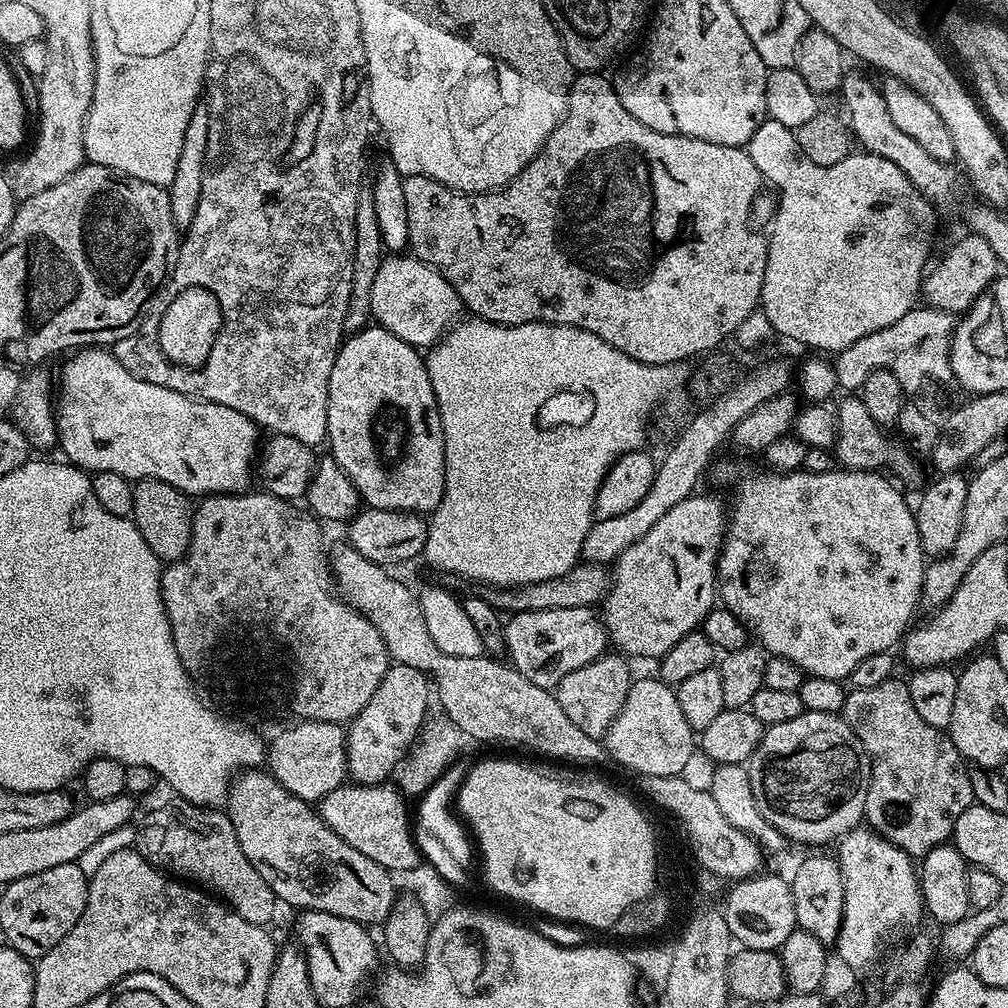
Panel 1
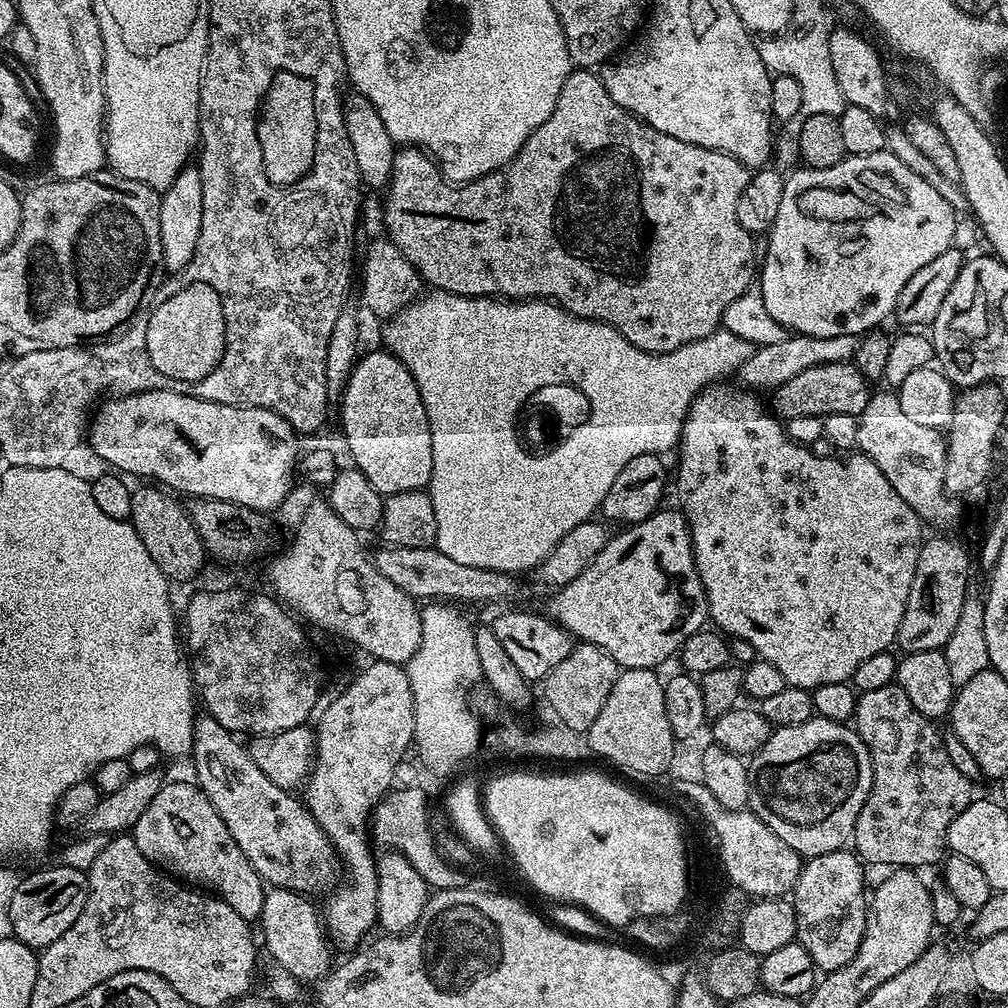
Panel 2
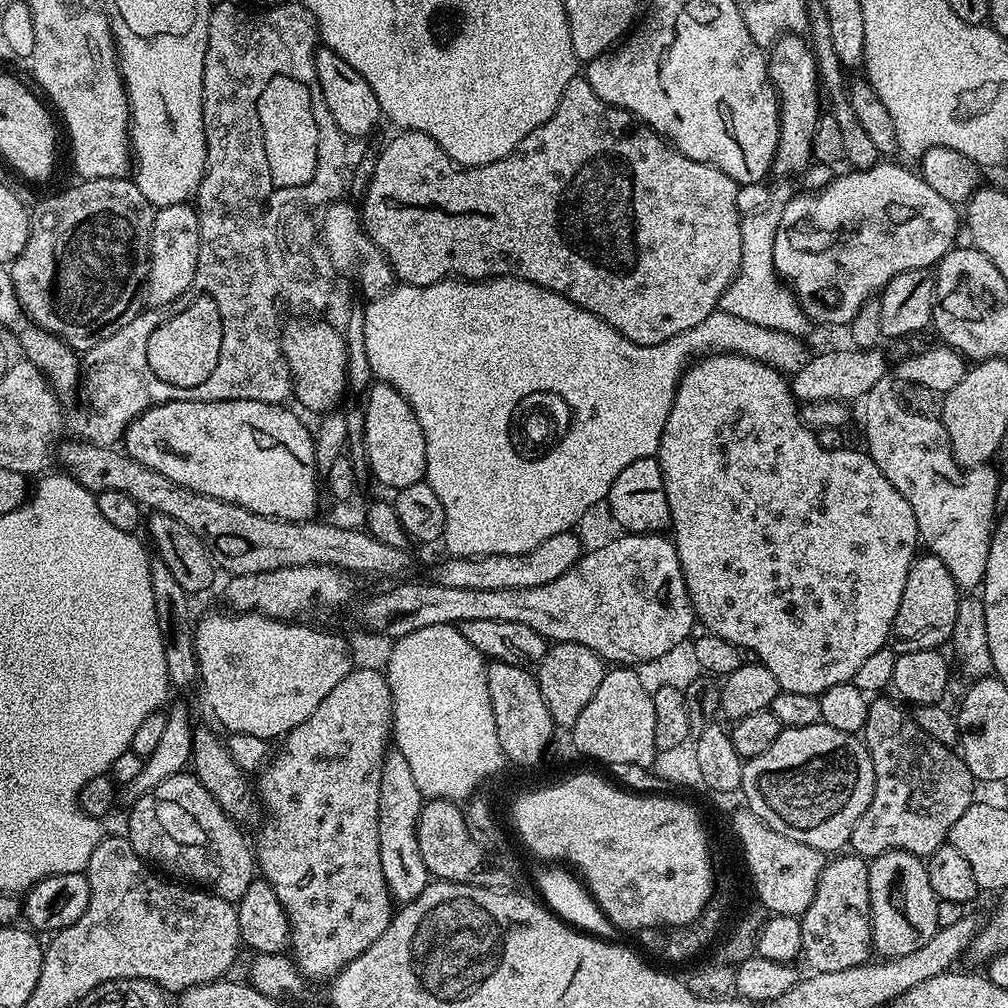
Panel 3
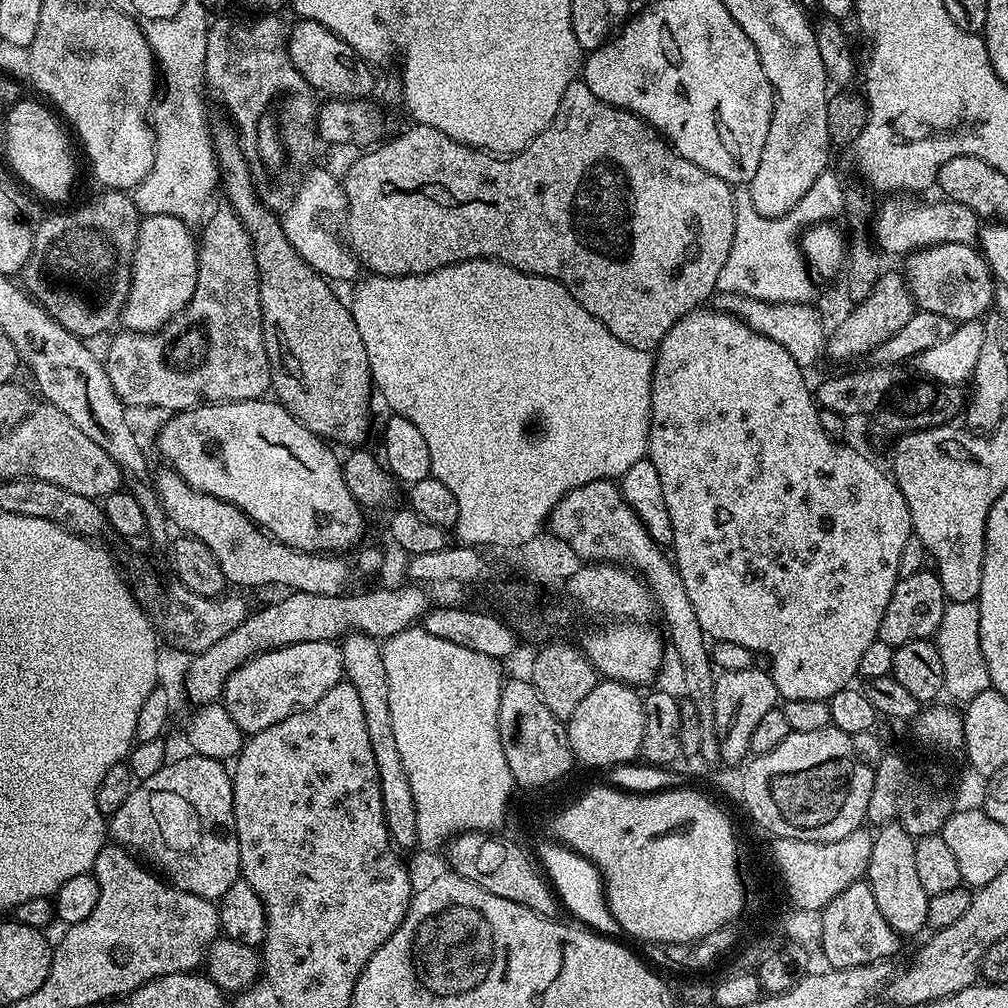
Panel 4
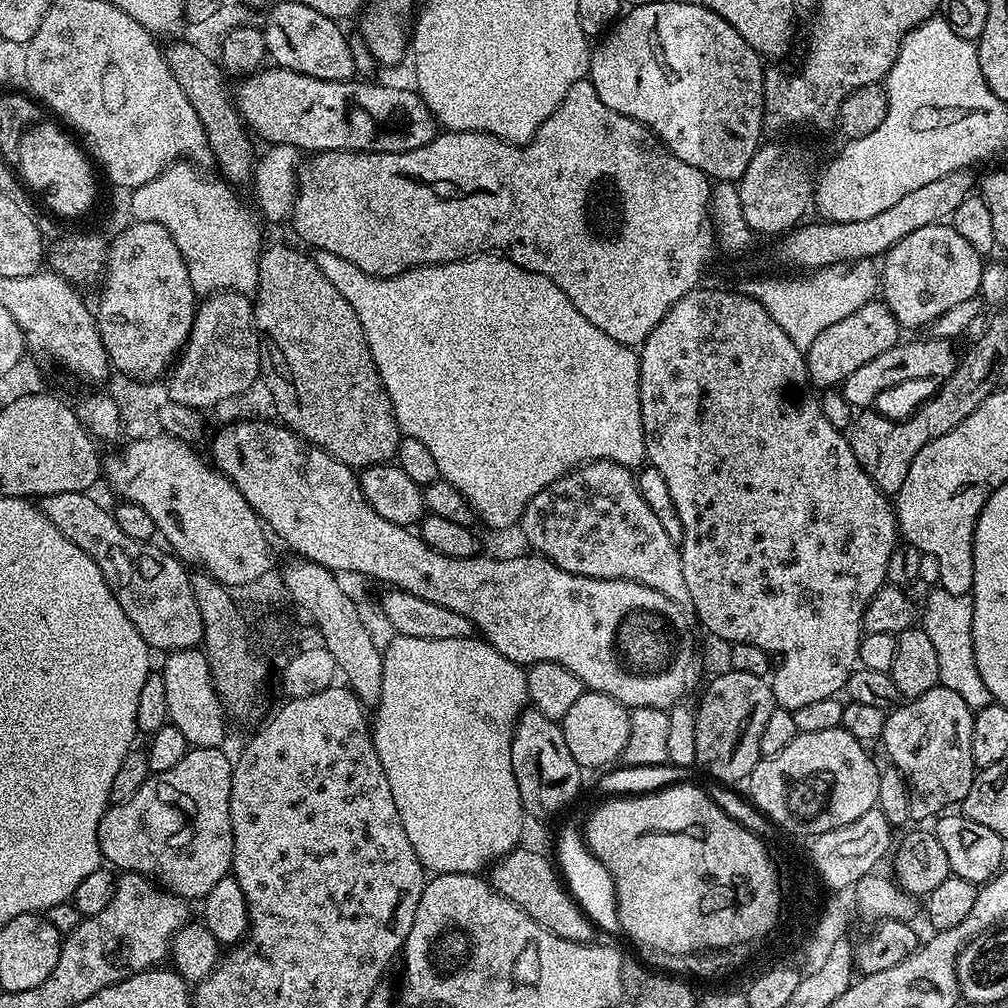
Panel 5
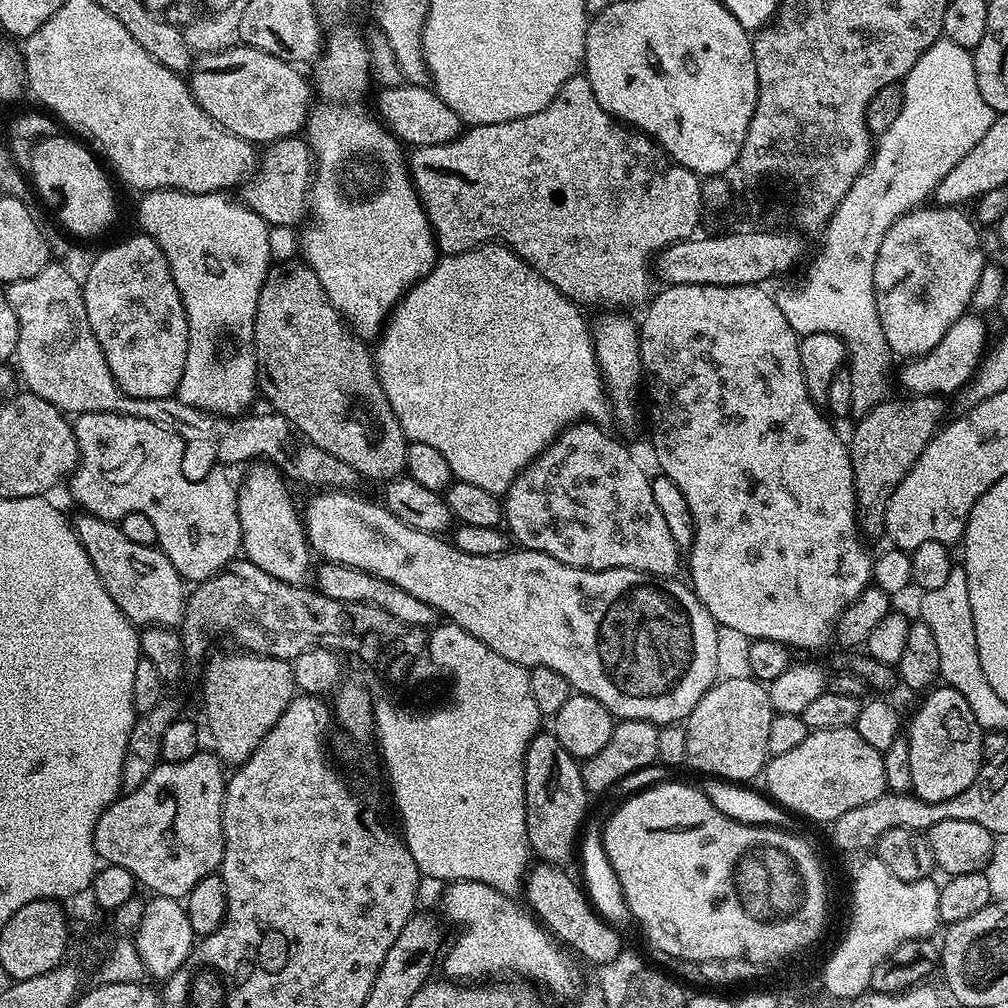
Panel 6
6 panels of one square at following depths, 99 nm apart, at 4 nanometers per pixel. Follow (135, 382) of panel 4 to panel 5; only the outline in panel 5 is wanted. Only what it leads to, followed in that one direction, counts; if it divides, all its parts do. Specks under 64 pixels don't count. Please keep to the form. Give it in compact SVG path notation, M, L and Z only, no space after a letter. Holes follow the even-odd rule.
M214 292L196 309L196 321L192 332L180 355L176 357L170 375L166 380L169 401L182 406L207 410L211 404L220 404L223 400L232 400L252 388L252 383L262 376L262 337L256 330L254 304L242 292Z

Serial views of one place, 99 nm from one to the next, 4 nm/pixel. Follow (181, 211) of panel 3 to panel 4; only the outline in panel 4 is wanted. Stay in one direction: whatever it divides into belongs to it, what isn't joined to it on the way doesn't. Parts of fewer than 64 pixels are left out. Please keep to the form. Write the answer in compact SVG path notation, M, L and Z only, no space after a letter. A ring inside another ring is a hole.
M154 214L141 219L138 238L134 246L130 290L124 303L124 309L120 312L120 319L127 331L137 334L159 332L190 302L190 298L196 289L196 275L200 269L200 257L198 255L197 237L188 228L191 227L185 221L174 218L170 214Z

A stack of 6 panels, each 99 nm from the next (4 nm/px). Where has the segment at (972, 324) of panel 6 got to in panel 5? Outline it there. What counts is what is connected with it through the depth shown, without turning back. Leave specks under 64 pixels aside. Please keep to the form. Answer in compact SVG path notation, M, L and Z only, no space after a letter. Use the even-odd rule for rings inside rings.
M908 340L894 345L886 354L878 354L878 358L870 358L866 366L858 366L845 378L842 391L846 402L850 402L853 409L868 410L883 392L896 388L899 384L912 384L915 380L936 380L943 382L954 374L958 363L958 356L952 353L953 341L937 340Z

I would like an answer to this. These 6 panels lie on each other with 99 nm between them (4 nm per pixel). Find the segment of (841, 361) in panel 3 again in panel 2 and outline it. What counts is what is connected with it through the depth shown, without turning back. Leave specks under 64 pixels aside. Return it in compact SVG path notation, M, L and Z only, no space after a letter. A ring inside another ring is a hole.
M830 362L810 366L810 370L802 370L802 374L794 374L794 378L771 389L770 408L781 421L803 416L826 417L830 414L850 414L859 418L862 410L866 410L869 395L869 385L855 363Z

